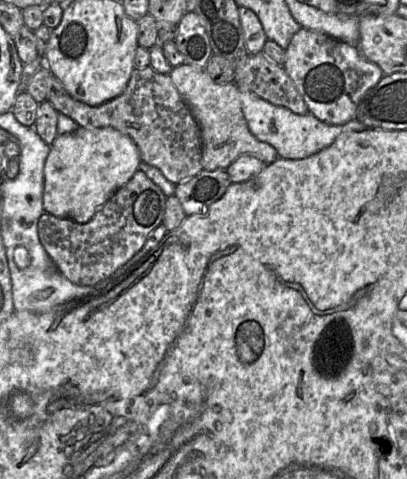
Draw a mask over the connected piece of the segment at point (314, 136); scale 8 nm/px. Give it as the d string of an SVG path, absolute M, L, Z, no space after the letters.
M240 91L240 101L250 132L259 141L266 142L274 147L279 158L306 158L331 145L344 132L367 129L365 125L356 119L344 124L332 125L319 120L309 112L296 114L285 107L271 104L249 92Z

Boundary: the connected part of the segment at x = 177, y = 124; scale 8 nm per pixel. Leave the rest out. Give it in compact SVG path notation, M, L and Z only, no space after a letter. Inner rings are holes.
M151 66L134 68L124 92L99 106L90 106L73 98L53 75L47 101L80 127L111 127L129 136L139 149L141 161L158 168L175 185L203 169L201 129L170 74L160 74Z

